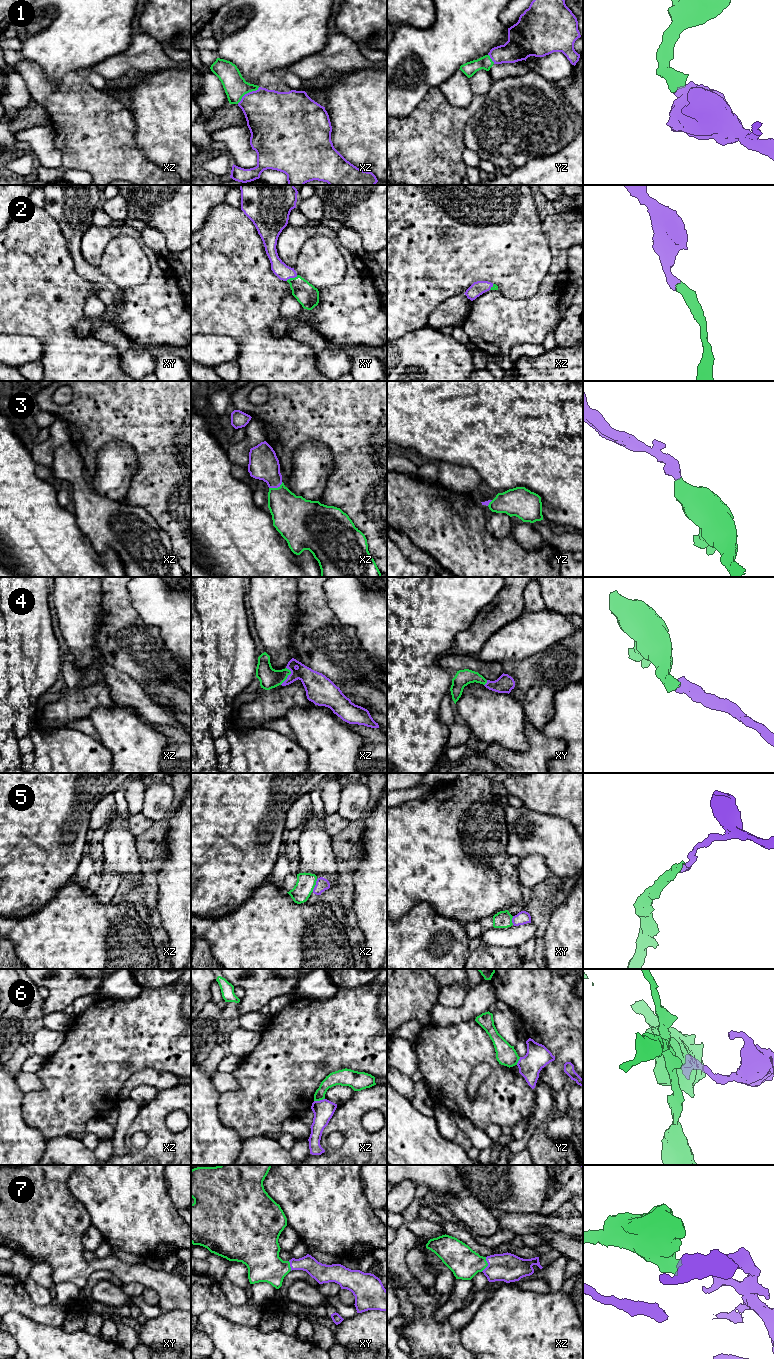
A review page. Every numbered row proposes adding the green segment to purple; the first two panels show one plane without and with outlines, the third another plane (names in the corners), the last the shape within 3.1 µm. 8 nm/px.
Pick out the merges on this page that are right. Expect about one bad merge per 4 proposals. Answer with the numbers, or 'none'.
1, 2, 3, 4, 7

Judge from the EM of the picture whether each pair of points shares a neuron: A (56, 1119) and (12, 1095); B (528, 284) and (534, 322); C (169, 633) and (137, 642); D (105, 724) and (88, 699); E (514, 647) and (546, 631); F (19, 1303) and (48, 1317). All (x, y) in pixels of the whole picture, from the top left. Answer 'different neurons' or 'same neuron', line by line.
A: different neurons
B: different neurons
C: different neurons
D: different neurons
E: same neuron
F: same neuron

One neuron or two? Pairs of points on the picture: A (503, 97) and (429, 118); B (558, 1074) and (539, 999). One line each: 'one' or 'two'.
A: two
B: one

